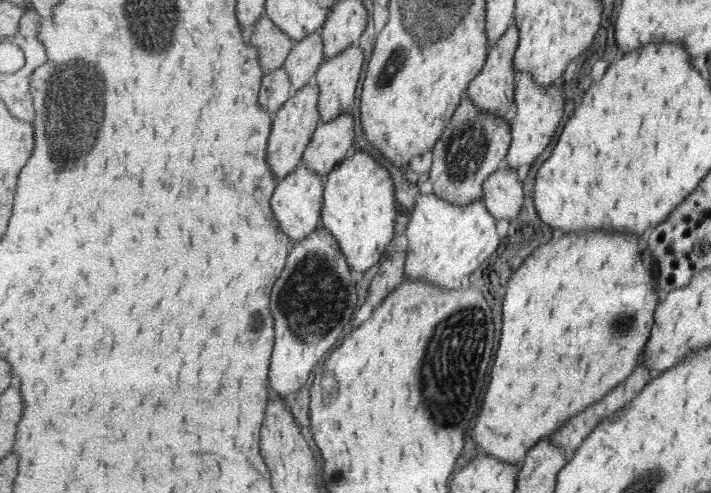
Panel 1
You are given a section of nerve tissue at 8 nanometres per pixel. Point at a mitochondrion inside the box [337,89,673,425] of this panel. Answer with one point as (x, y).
(466, 147)

